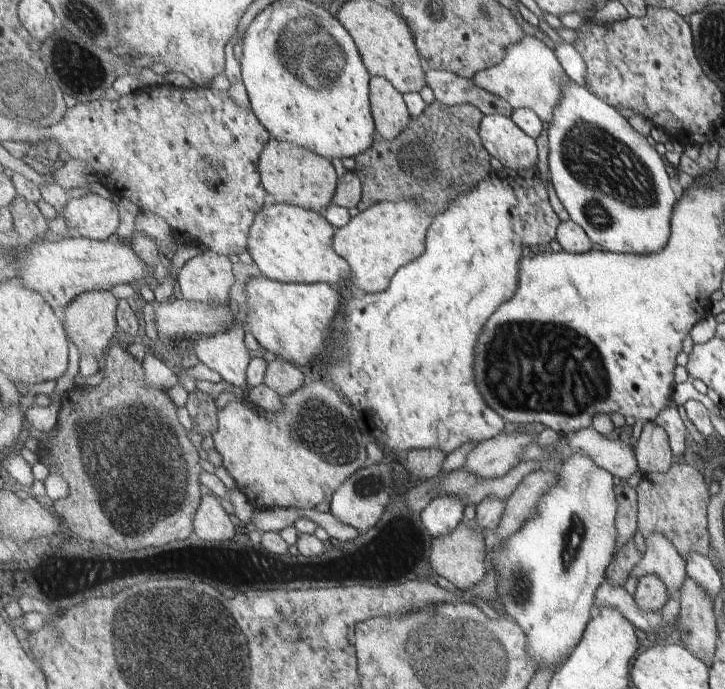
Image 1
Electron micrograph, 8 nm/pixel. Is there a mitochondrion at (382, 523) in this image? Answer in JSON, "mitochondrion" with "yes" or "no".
{"mitochondrion":"no"}

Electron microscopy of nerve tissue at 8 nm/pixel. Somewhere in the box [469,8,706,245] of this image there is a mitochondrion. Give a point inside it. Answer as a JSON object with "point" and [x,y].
{"point":[615,174]}

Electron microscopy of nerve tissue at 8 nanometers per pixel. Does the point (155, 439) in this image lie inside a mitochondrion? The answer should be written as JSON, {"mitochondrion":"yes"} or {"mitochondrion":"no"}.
{"mitochondrion":"yes"}

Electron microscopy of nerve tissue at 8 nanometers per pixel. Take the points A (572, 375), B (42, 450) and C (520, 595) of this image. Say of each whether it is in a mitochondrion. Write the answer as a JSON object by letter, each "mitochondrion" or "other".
{"A":"mitochondrion","B":"other","C":"mitochondrion"}

